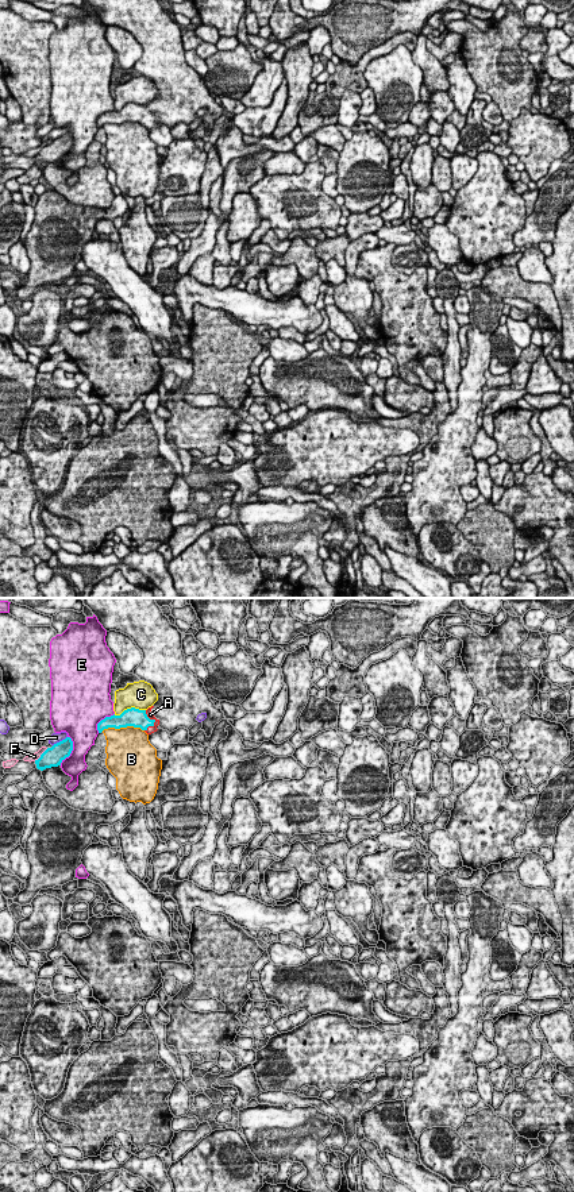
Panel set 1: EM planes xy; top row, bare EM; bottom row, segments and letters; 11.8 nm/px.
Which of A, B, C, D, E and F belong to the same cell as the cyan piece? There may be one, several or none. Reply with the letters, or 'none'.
A

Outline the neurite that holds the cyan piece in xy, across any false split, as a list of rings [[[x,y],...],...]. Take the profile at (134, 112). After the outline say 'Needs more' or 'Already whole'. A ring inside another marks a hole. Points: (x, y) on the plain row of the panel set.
[[[85,0],[97,12],[103,23],[122,27],[130,31],[136,42],[142,46],[143,54],[134,65],[140,76],[153,81],[158,89],[158,96],[147,105],[135,103],[124,105],[120,111],[105,112],[97,119],[97,126],[101,128],[108,123],[140,123],[147,130],[157,127],[158,121],[169,128],[178,123],[190,124],[199,116],[199,109],[205,108],[207,113],[203,117],[201,126],[207,132],[211,132],[216,119],[224,115],[224,108],[217,104],[211,96],[204,78],[193,70],[185,59],[185,50],[182,46],[182,28],[177,22],[172,20],[169,13],[162,8],[158,0]]]. Needs more

